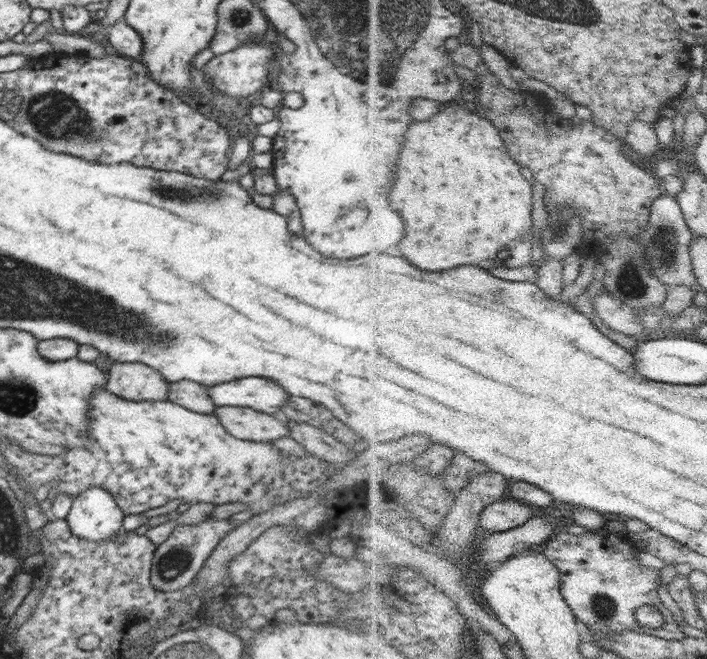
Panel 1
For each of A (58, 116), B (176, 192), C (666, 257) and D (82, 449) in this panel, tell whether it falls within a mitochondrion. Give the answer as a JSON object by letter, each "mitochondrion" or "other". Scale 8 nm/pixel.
{"A":"mitochondrion","B":"mitochondrion","C":"mitochondrion","D":"other"}

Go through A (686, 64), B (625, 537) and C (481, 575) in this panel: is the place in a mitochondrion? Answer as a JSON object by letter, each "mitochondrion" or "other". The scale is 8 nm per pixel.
{"A":"other","B":"other","C":"other"}

